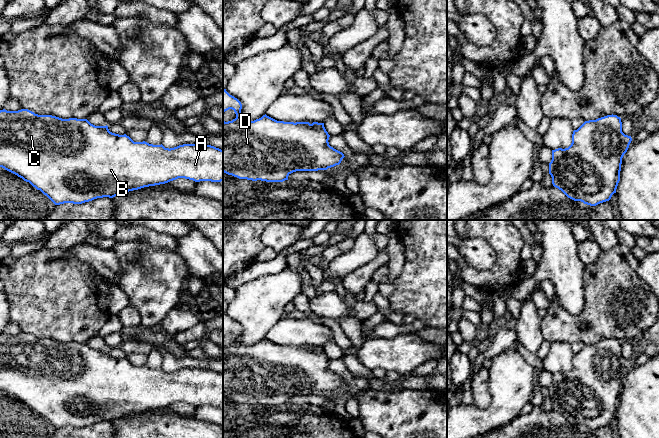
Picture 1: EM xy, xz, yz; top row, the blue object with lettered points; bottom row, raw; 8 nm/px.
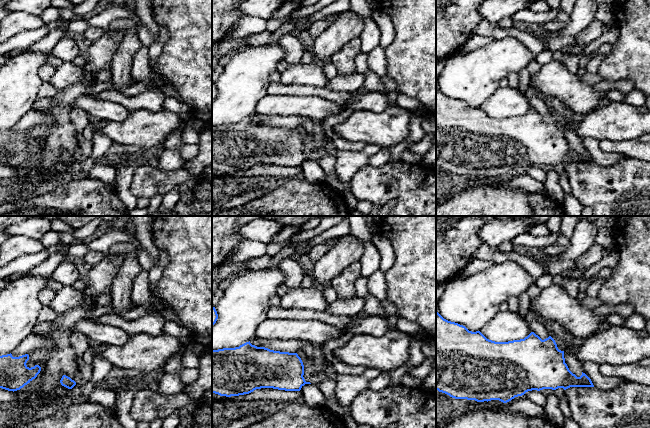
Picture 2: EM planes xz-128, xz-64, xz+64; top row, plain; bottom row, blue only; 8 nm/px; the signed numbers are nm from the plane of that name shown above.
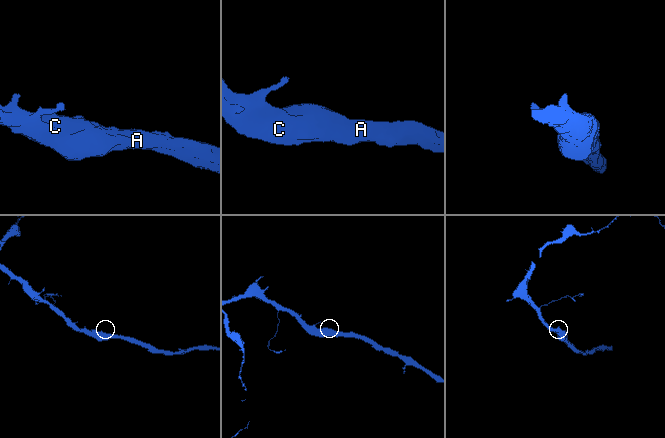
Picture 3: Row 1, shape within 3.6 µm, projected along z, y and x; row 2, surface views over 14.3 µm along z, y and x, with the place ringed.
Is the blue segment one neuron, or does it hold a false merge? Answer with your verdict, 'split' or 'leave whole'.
leave whole

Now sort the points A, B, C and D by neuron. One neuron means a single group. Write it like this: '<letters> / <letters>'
A B C D

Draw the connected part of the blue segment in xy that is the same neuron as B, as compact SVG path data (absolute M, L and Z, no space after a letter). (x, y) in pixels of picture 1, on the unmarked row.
M28 333L0 334L0 391L29 406L55 429L82 428L97 422L113 422L125 416L165 408L178 402L195 406L223 405L223 374L207 368L183 368L174 372L134 366L126 358L109 355L108 350L95 350L87 343L62 343L38 339Z

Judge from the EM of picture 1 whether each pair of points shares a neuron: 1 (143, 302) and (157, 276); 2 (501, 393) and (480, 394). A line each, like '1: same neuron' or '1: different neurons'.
1: same neuron
2: different neurons

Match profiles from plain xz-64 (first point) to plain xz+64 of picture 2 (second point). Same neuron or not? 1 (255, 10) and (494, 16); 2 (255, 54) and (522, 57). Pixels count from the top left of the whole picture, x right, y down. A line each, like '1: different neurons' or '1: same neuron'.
1: same neuron
2: same neuron

